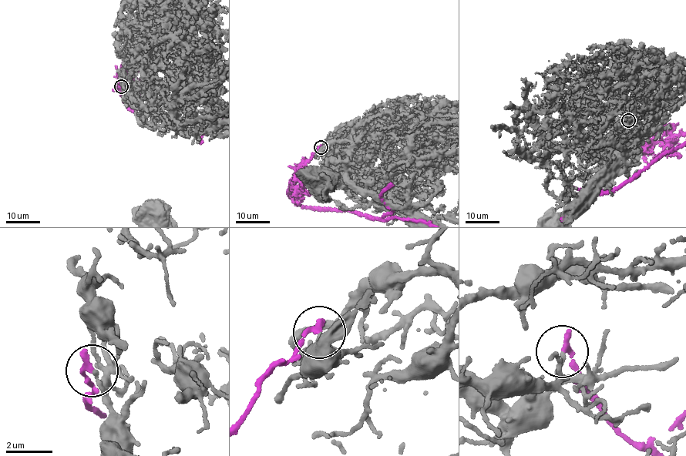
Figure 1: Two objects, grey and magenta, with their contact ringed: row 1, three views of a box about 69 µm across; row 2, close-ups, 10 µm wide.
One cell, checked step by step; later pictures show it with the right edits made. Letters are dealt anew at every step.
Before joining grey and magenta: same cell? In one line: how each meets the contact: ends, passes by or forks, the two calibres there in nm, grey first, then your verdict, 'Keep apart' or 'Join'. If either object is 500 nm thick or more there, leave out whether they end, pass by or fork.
At the ring grey ends. At the ring magenta ends. Thickness 140 nm (grey) against 280 nm. Keep apart

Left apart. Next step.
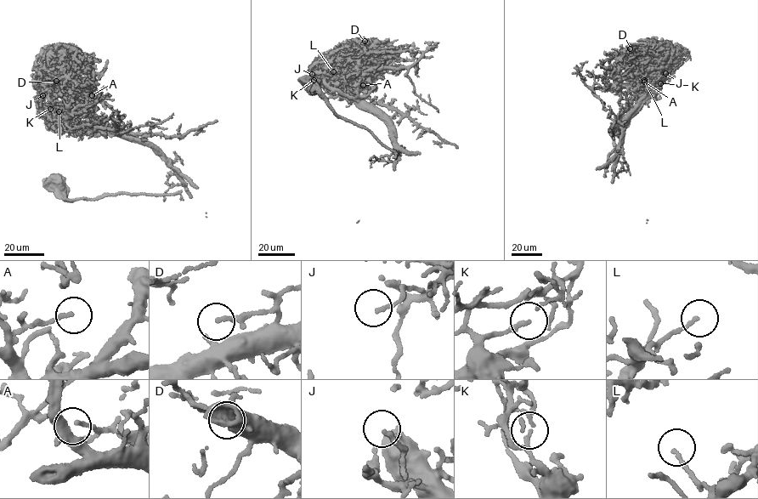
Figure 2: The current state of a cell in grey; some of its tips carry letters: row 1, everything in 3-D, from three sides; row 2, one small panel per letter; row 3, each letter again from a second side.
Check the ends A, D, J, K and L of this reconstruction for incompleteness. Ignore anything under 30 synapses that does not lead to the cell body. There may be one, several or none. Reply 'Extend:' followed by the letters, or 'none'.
Extend: L

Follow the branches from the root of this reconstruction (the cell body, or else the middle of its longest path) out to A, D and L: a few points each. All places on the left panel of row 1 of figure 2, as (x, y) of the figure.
A: (55, 183), (70, 200), (121, 193), (174, 195), (184, 185), (159, 152), (97, 117), (85, 101), (92, 95)
D: (55, 183), (70, 200), (174, 195), (184, 185), (159, 152), (87, 116), (52, 87), (56, 81)
L: (55, 183), (70, 200), (121, 193), (174, 195), (184, 185), (153, 147), (110, 127), (91, 113), (59, 111)

